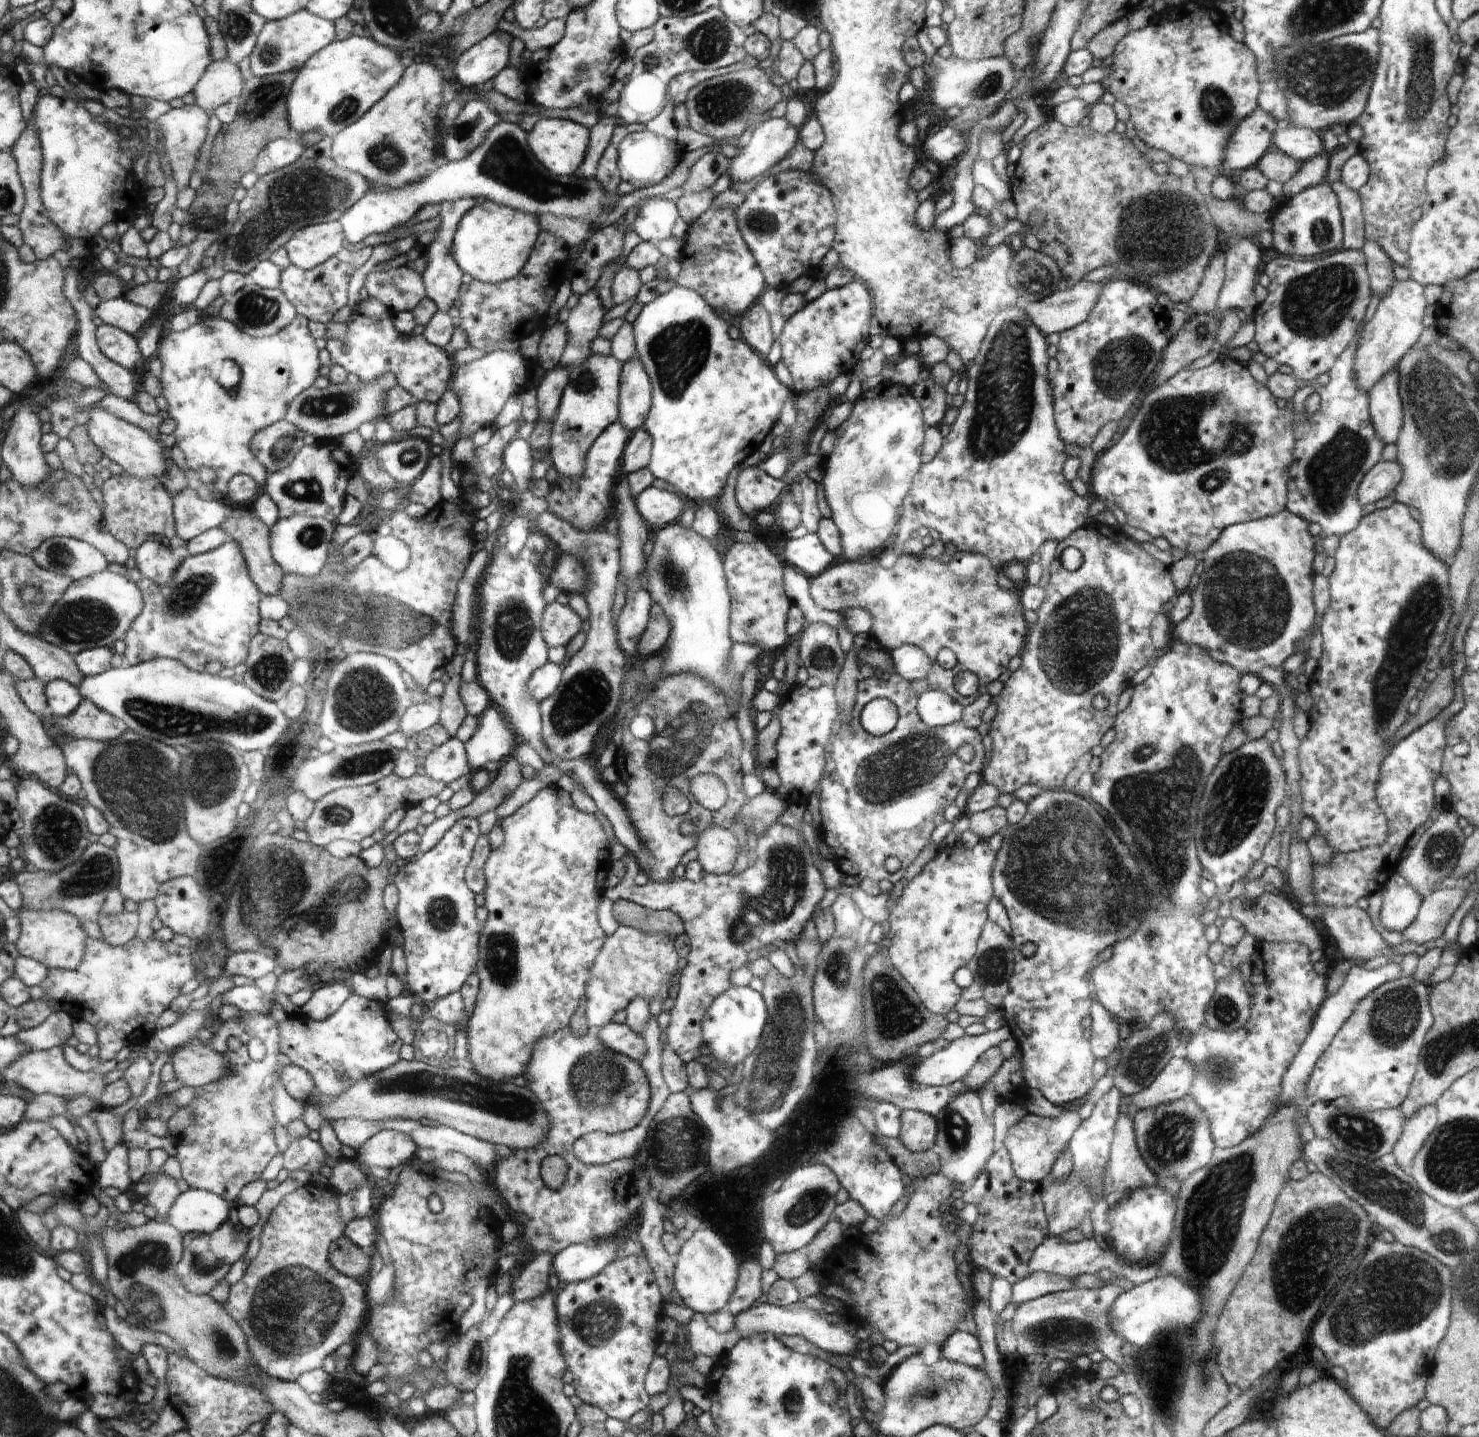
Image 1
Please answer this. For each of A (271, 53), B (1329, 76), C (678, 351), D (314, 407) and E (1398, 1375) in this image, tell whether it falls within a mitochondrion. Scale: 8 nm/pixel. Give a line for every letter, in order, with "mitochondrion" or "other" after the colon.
A: mitochondrion
B: mitochondrion
C: mitochondrion
D: mitochondrion
E: other

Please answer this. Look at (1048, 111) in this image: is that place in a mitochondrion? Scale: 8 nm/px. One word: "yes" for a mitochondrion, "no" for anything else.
no

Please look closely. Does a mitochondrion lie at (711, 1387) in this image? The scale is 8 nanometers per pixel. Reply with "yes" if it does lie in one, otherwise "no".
no

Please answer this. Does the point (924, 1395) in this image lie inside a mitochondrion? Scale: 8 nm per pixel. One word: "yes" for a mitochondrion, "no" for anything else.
yes

